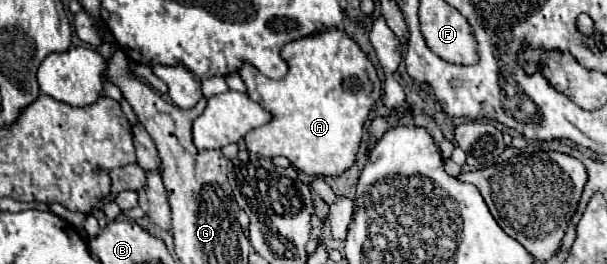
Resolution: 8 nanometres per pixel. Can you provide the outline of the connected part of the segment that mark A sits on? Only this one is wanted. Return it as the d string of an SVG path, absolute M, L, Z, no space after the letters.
M337 28L285 44L281 48L281 58L289 66L285 78L281 80L269 80L255 66L247 62L239 70L239 76L243 78L247 86L249 98L261 104L271 114L269 124L263 124L245 134L245 144L249 152L265 156L265 158L285 156L291 160L291 164L297 170L309 176L343 174L355 162L355 154L359 150L361 136L363 136L363 126L371 112L371 106L381 100L381 80L377 76L375 66L365 58L359 44Z

